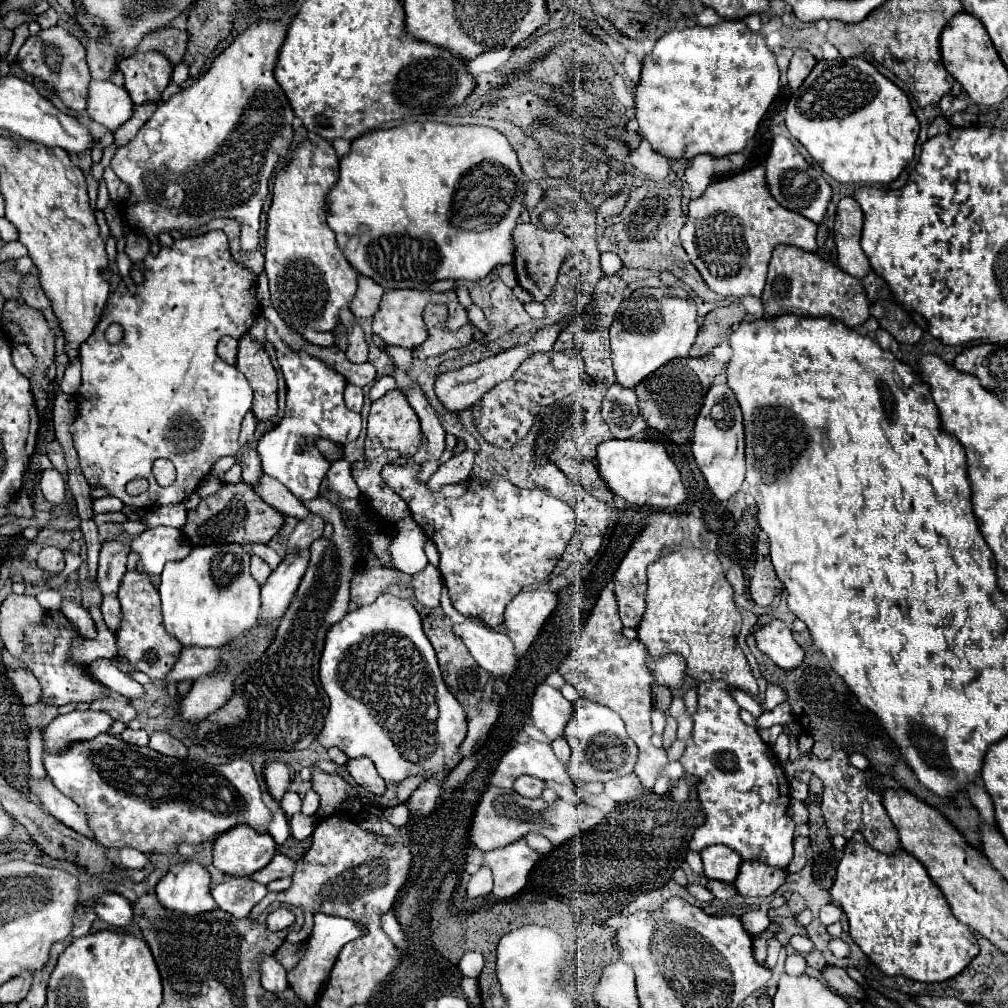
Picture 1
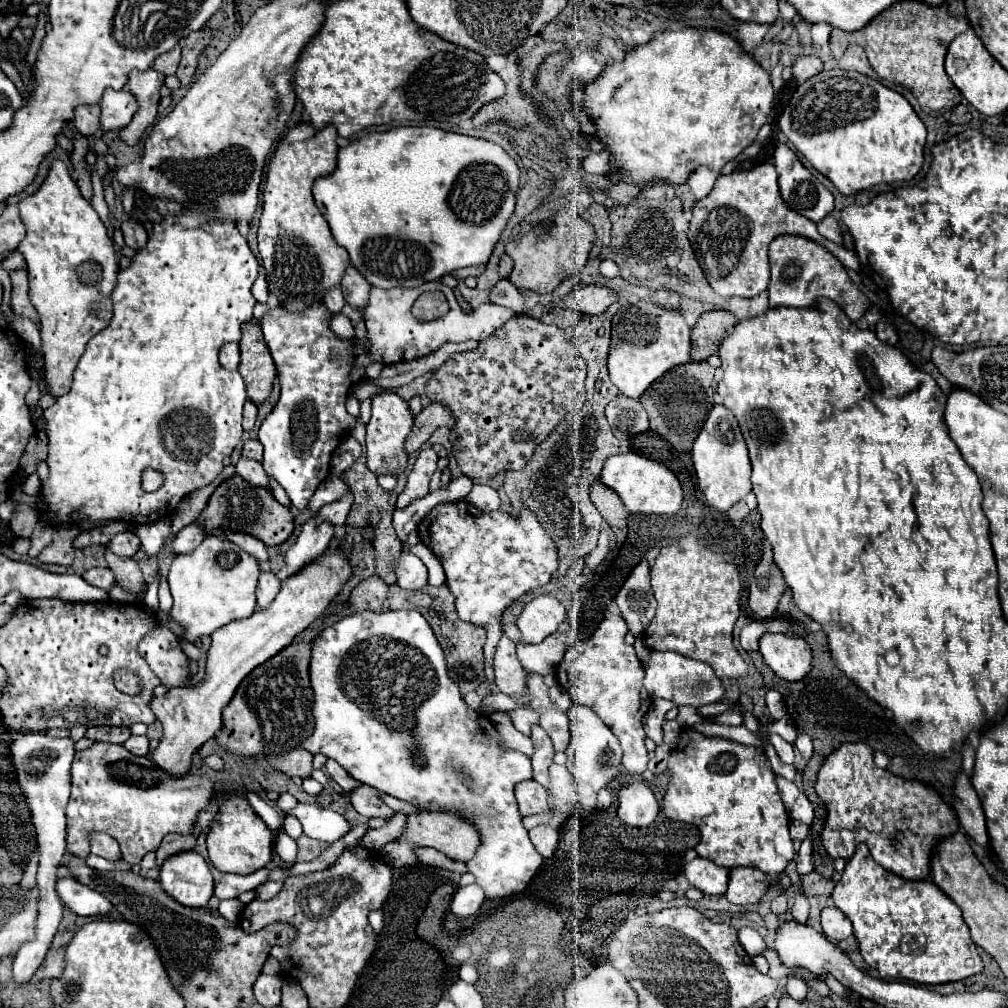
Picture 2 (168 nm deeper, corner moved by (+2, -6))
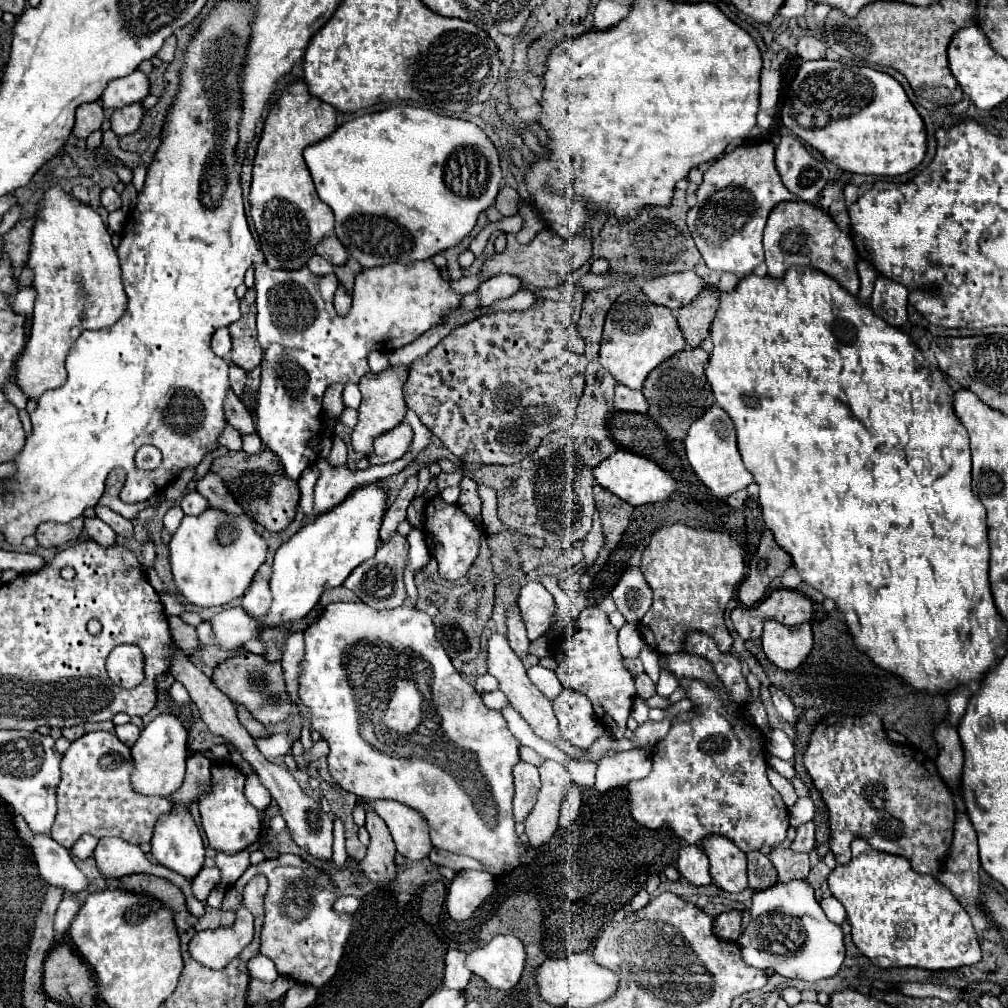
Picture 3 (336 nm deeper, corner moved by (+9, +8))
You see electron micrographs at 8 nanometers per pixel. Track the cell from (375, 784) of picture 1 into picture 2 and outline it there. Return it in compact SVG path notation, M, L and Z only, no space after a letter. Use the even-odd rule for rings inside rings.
M359 784L349 796L351 796L351 804L353 804L353 808L355 808L359 814L367 816L367 818L375 818L375 816L391 818L391 816L393 816L393 810L385 806L385 802L381 800L377 788Z

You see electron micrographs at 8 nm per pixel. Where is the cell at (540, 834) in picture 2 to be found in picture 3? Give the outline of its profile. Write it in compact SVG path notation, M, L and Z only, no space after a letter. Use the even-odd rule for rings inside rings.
M546 760L540 766L540 778L542 786L538 792L538 802L524 822L526 836L532 846L546 844L552 838L552 834L558 830L560 806L572 784L568 770L556 760Z

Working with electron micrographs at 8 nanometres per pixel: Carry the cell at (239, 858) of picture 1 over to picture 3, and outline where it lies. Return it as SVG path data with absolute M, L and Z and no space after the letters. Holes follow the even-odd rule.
M214 764L212 766L212 778L210 778L210 790L200 794L198 806L200 806L200 816L202 816L202 828L206 832L210 848L218 852L240 852L248 844L252 844L262 826L262 814L246 800L244 796L244 780L246 776L232 764Z

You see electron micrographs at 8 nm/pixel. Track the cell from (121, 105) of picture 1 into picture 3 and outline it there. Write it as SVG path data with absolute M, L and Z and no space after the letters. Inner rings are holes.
M136 70L126 78L116 78L116 80L108 82L100 100L102 100L104 108L124 108L128 104L144 100L148 96L148 92L150 92L148 76L140 70Z

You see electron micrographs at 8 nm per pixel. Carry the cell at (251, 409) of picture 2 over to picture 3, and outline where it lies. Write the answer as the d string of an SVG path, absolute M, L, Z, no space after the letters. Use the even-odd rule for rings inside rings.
M230 362L228 378L230 378L230 386L232 386L232 390L234 390L238 396L242 396L244 386L246 386L246 372L244 372L242 368L236 368L236 364Z

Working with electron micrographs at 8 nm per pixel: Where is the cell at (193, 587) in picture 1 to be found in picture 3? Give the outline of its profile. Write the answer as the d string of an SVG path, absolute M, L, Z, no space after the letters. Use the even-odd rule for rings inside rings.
M206 508L206 512L202 512L200 516L184 516L170 540L170 566L172 566L176 588L194 606L200 608L226 606L244 596L256 570L266 560L266 550L268 544L256 532L254 520L248 514L228 516L226 512L218 512L218 508Z

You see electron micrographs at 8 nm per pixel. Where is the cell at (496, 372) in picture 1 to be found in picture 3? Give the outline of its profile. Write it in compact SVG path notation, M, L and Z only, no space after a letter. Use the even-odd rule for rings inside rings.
M406 422L398 424L390 432L384 432L384 436L378 436L374 440L374 454L368 456L370 464L386 464L402 458L412 442L412 436L414 432Z

